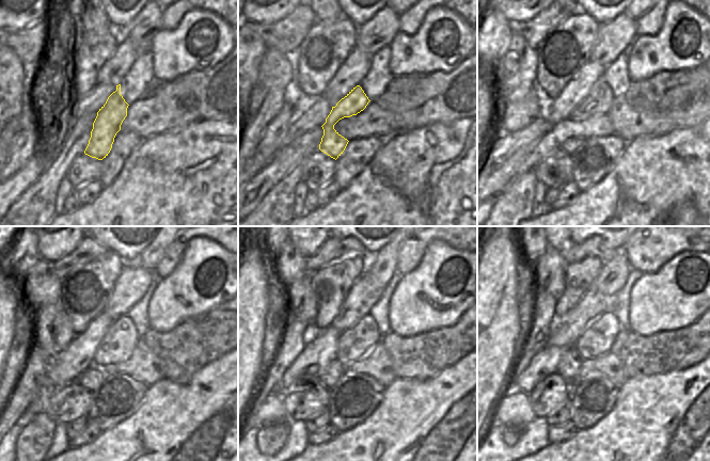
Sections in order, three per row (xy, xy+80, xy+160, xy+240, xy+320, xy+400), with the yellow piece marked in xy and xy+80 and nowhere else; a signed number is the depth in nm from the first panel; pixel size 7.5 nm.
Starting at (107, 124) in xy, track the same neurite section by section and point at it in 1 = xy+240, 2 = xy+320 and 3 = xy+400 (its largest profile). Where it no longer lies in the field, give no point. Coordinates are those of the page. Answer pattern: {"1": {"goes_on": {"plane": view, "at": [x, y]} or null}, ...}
{"1": {"goes_on": {"plane": "xy+240", "at": [119, 342]}}, "2": {"goes_on": {"plane": "xy+320", "at": [353, 343]}}, "3": {"goes_on": {"plane": "xy+400", "at": [598, 337]}}}

